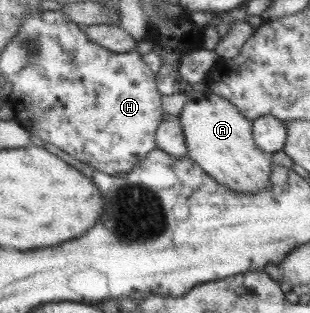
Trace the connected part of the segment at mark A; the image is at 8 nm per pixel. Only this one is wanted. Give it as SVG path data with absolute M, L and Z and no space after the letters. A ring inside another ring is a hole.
M211 91L186 92L187 102L179 115L187 143L187 155L220 185L238 193L256 193L270 185L273 163L272 154L262 151L253 138L253 120L244 117L240 110L225 97Z

